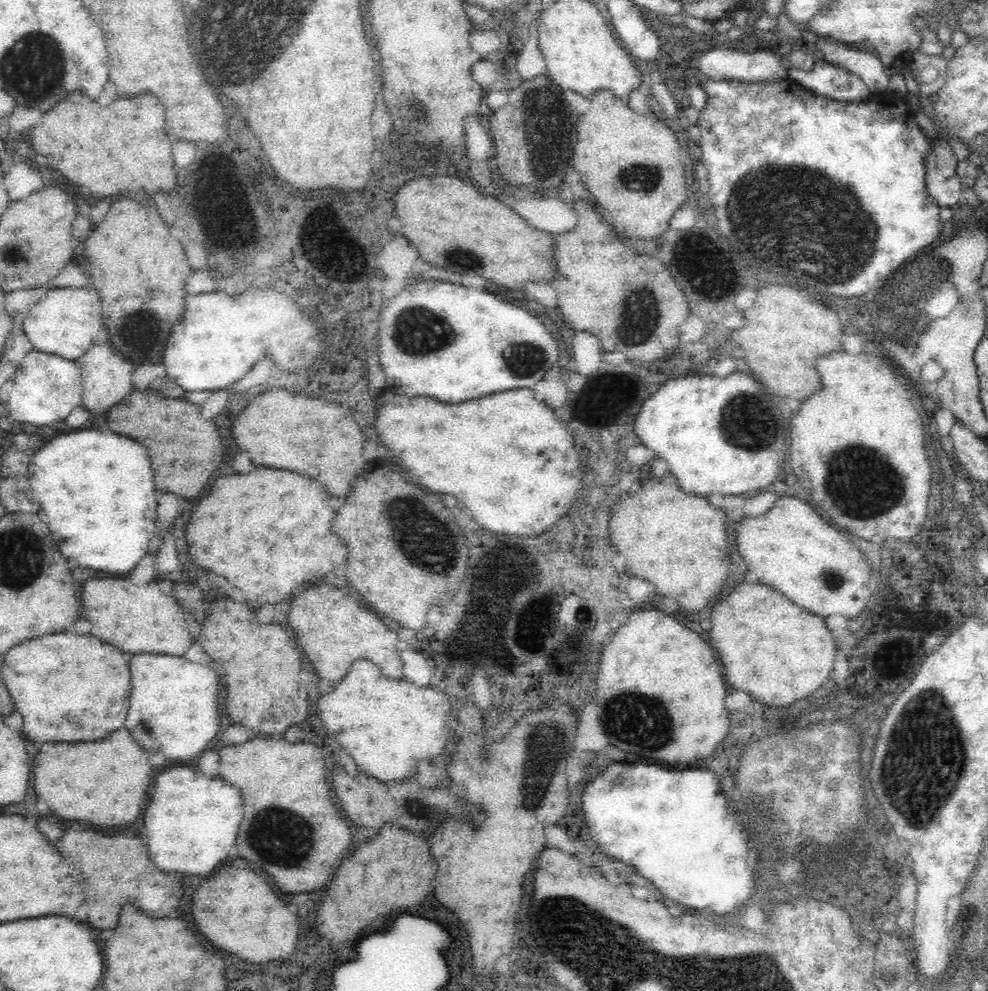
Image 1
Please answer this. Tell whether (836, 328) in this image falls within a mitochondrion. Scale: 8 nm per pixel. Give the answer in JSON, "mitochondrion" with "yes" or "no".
{"mitochondrion":"no"}

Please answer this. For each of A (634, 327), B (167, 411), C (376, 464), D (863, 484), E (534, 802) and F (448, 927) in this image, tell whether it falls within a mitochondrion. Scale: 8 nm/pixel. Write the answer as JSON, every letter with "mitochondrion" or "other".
{"A":"mitochondrion","B":"other","C":"other","D":"mitochondrion","E":"mitochondrion","F":"other"}

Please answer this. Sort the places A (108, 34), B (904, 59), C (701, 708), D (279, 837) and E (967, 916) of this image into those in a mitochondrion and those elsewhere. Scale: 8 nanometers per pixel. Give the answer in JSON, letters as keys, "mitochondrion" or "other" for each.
{"A":"other","B":"other","C":"other","D":"mitochondrion","E":"other"}

